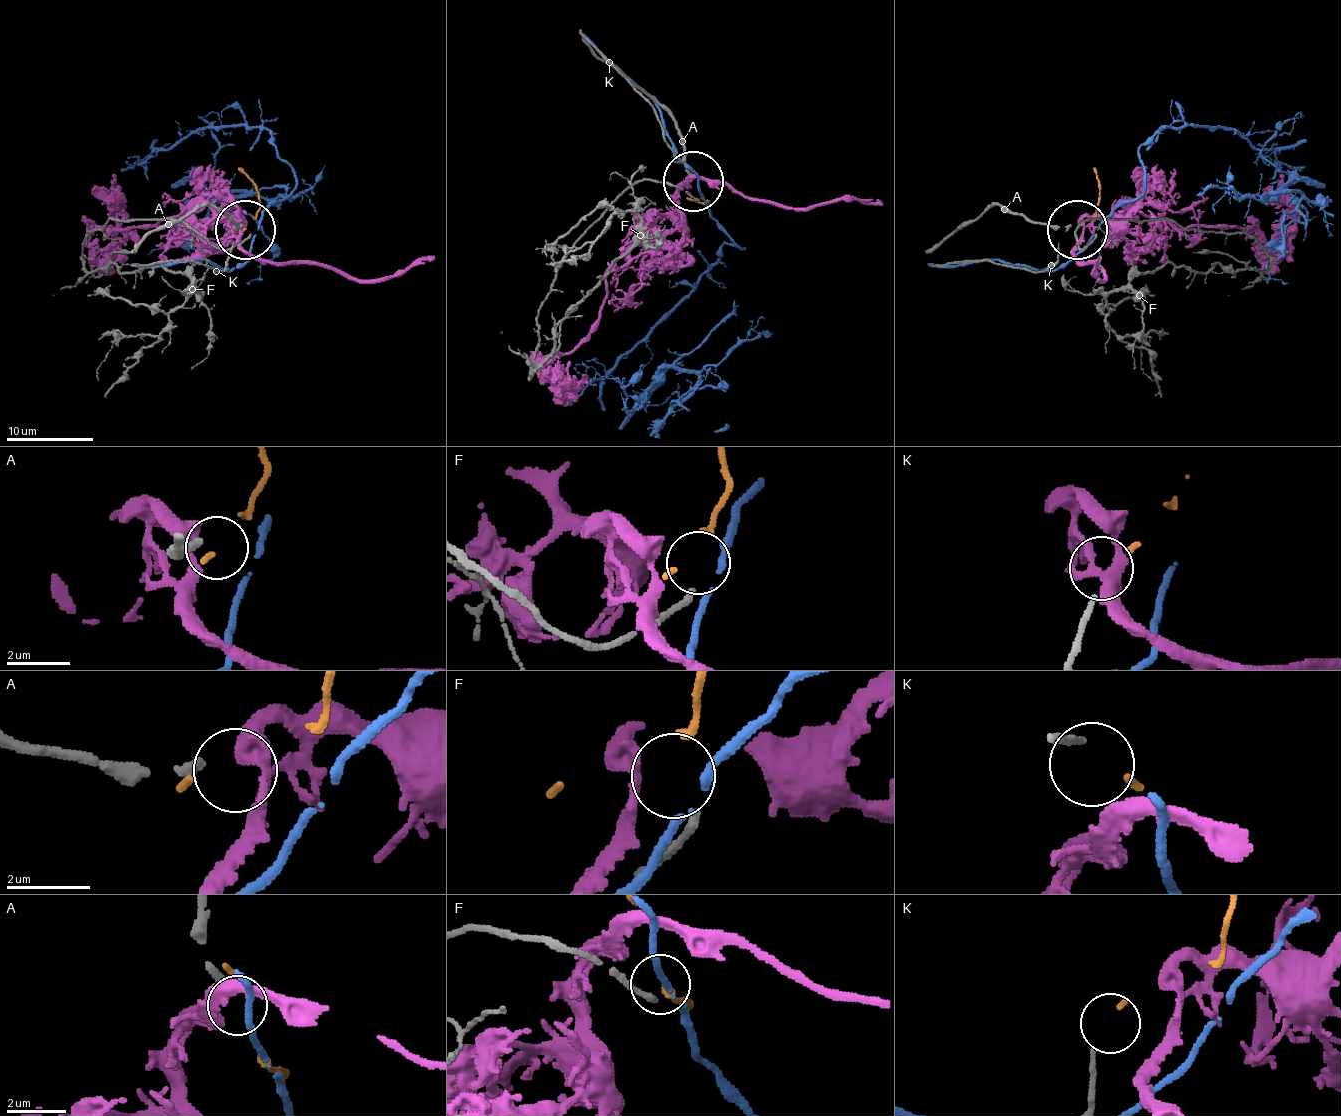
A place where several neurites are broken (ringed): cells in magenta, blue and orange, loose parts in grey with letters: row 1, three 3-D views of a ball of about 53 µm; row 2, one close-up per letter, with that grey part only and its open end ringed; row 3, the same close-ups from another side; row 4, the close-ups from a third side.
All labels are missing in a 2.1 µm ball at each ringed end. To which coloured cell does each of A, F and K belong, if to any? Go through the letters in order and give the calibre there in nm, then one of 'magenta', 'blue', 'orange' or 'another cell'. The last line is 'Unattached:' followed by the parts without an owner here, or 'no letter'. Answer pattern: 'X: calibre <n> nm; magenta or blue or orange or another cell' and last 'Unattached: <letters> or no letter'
A: calibre 240 nm; another cell
F: calibre 200 nm; another cell
K: calibre 160 nm; orange
Unattached: A, F

